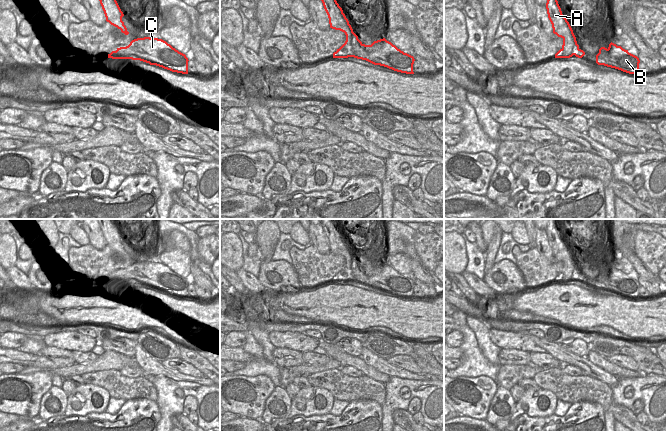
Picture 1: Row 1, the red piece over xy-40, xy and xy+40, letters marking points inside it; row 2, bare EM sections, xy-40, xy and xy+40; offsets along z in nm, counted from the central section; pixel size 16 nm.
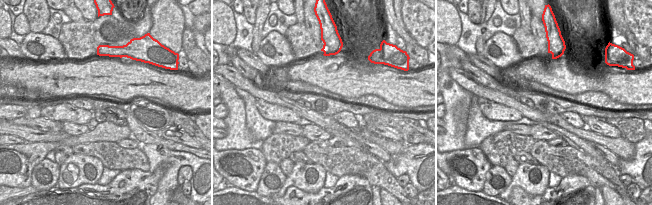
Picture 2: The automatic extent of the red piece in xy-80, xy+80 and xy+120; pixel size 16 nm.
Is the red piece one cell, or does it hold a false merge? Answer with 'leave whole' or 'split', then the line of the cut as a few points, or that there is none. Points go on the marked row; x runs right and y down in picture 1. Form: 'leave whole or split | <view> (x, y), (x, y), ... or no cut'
split | xy (354, 33), (352, 35), (351, 56)

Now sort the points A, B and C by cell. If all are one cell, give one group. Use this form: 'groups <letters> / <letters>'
groups A / B C

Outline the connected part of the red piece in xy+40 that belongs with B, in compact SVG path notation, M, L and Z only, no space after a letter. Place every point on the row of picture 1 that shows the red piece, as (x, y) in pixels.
M612 42L608 48L601 47L599 49L599 53L596 55L596 63L629 74L641 74L639 71L639 58Z

